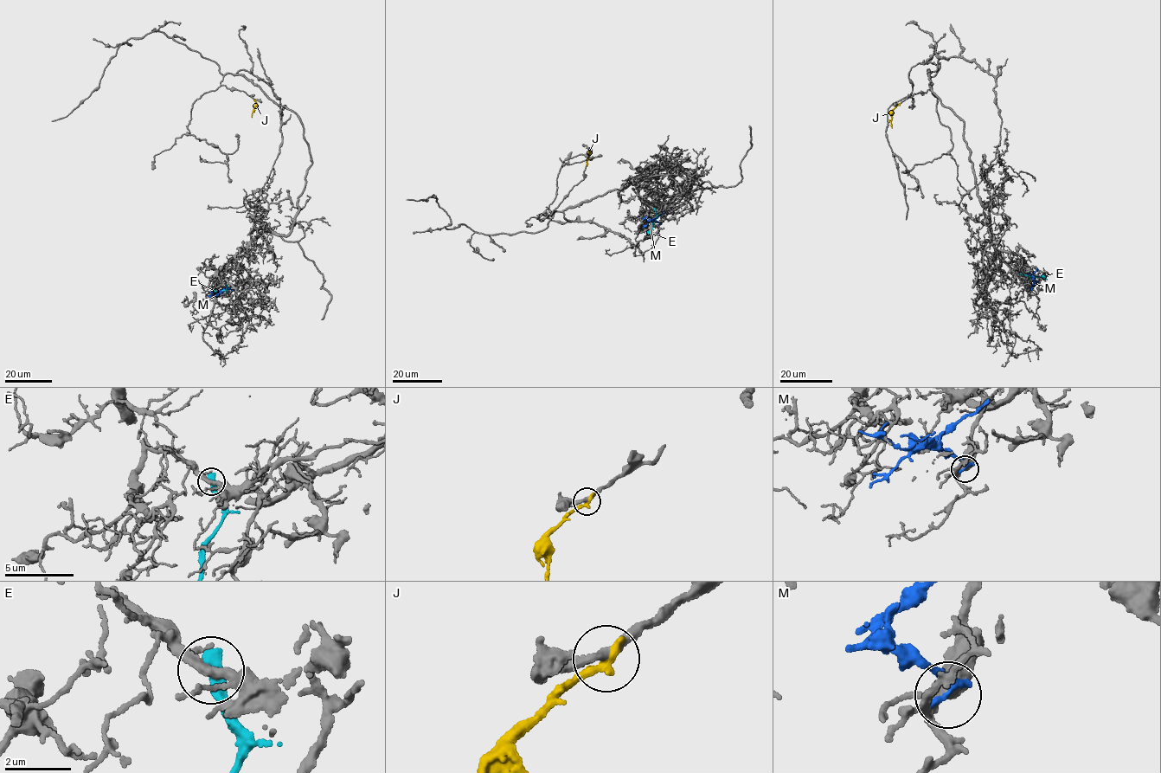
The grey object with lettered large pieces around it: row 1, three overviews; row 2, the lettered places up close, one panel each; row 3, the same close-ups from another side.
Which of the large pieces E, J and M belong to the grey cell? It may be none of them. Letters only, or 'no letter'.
no letter

